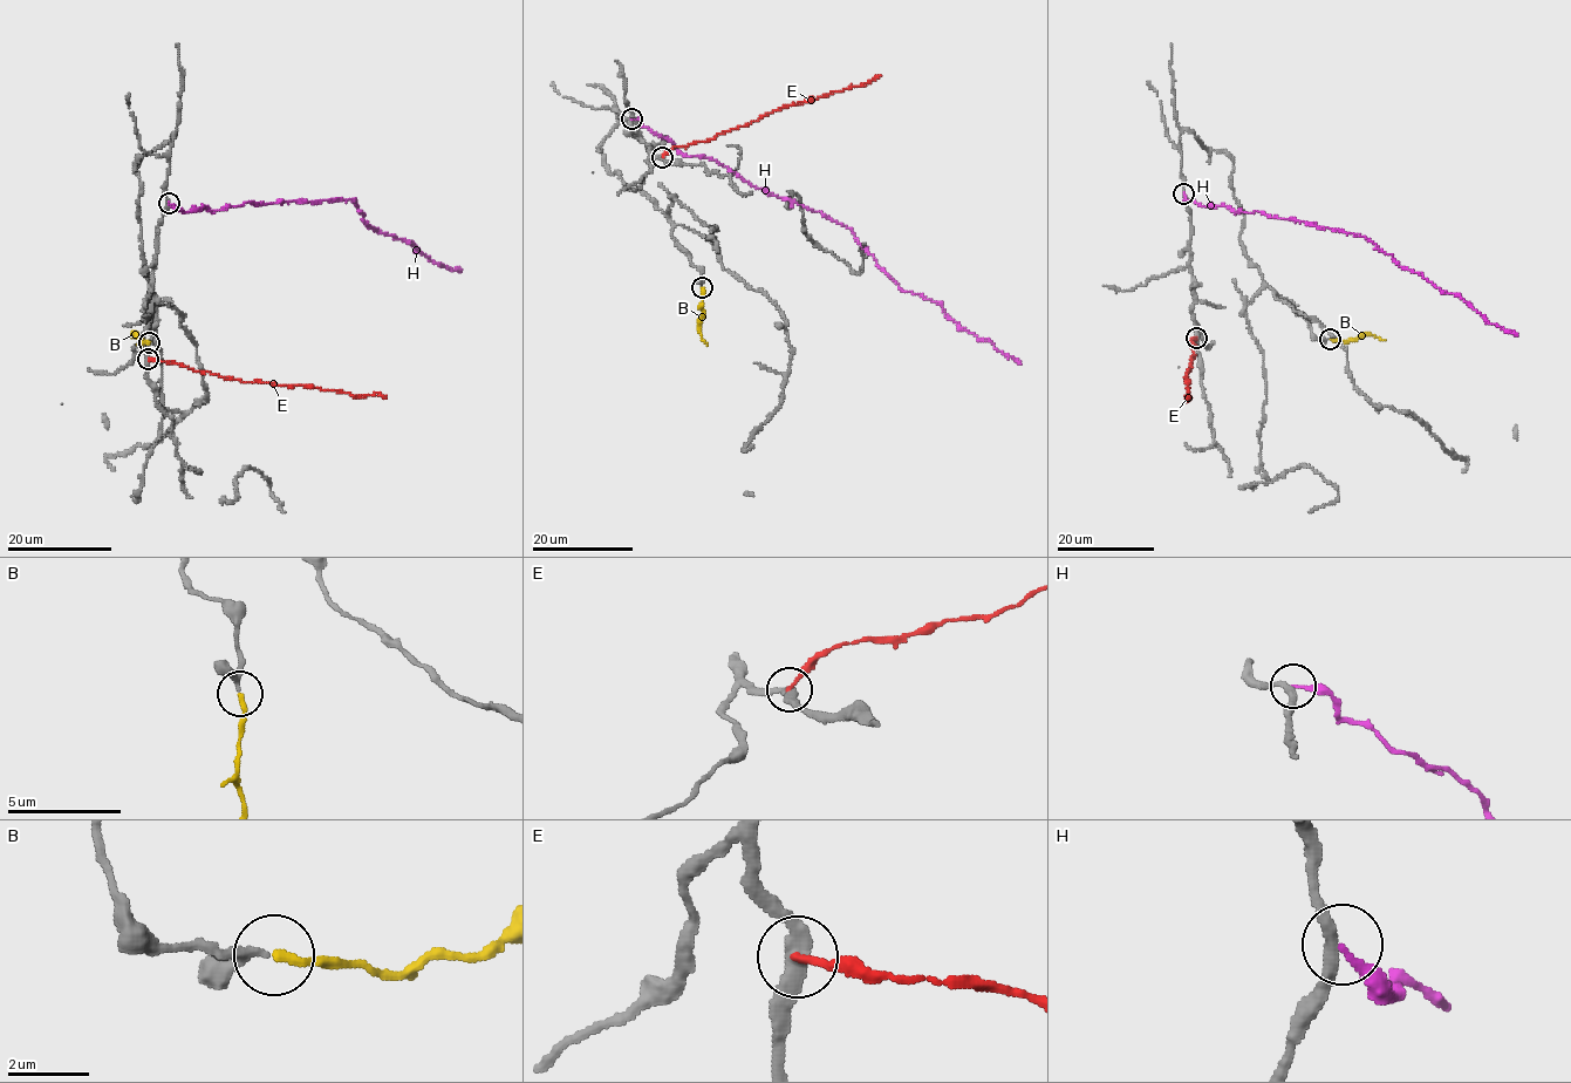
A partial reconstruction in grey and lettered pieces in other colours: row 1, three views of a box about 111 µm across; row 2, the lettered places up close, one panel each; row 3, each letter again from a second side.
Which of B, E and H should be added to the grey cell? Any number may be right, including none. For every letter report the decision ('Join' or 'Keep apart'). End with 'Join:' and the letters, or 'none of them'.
B: Join
E: Keep apart
H: Keep apart
Join: B

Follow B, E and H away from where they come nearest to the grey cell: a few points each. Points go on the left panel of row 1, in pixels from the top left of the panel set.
B: (148, 342), (141, 342), (132, 332), (135, 338)
E: (148, 358), (243, 381), (311, 385), (322, 390), (341, 390), (355, 395), (377, 393), (384, 397)
H: (170, 203), (184, 212), (354, 199), (367, 226), (411, 242), (430, 260), (460, 271)

